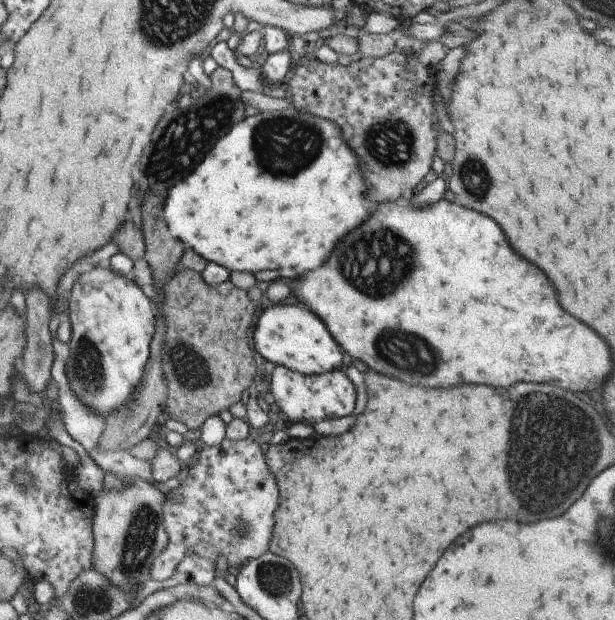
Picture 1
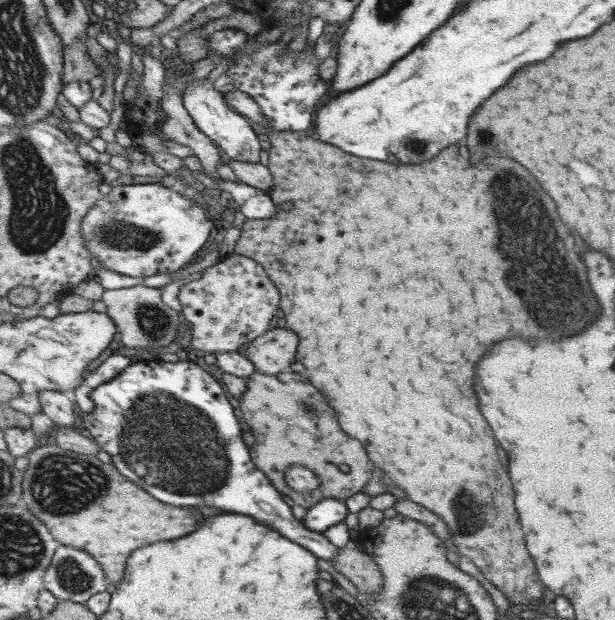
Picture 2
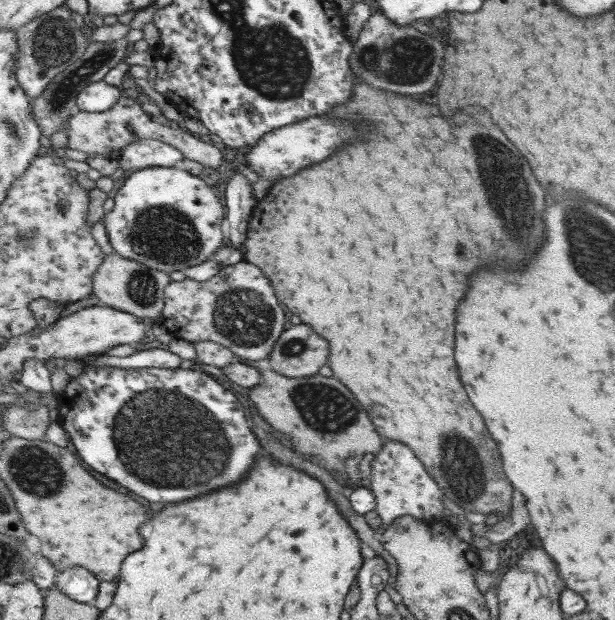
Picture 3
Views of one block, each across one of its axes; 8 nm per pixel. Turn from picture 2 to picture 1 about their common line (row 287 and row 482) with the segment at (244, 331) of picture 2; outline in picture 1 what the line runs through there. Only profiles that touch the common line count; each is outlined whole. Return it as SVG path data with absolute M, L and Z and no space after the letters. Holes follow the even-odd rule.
M227 438L220 446L205 446L199 452L199 460L193 468L186 470L180 478L180 487L175 489L176 496L164 504L166 530L170 544L162 556L155 562L152 578L157 581L167 580L174 566L187 554L193 552L199 557L214 561L224 556L230 566L238 569L249 560L260 558L267 554L275 528L275 512L279 509L278 481L268 466L267 454L263 454L260 444L251 438L230 440Z

